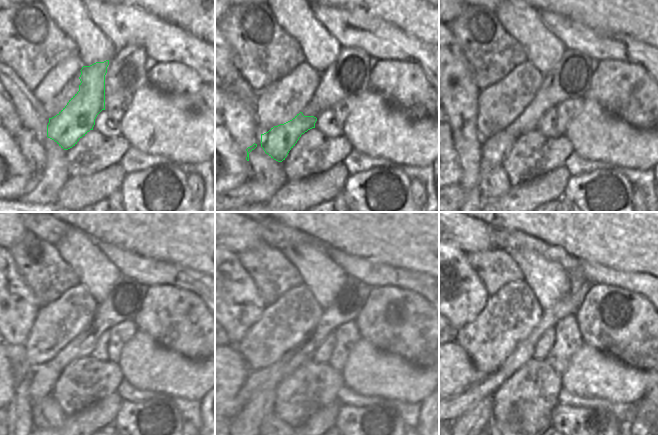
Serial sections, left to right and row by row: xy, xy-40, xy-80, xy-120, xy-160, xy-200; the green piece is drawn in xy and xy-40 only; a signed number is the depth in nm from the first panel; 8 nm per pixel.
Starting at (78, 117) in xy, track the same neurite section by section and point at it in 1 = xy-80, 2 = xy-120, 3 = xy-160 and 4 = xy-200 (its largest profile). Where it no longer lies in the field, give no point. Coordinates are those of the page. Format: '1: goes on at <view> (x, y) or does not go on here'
1: goes on at xy-80 (493, 152)
2: goes on at xy-120 (20, 411)
3: goes on at xy-160 (254, 411)
4: goes on at xy-200 (481, 414)

